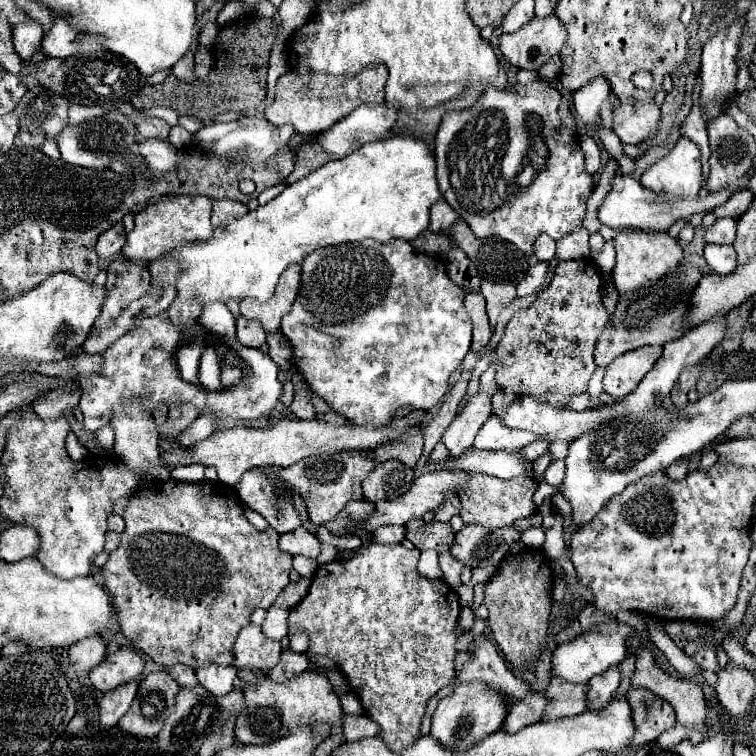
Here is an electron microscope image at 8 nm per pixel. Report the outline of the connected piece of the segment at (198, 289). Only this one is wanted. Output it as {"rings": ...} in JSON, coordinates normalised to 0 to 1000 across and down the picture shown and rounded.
{"rings":[[[520,180],[520,183],[512,183],[509,188],[507,185],[499,185],[499,188],[488,188],[488,190],[480,190],[472,201],[456,206],[454,212],[438,212],[433,217],[427,217],[425,222],[419,222],[419,228],[411,228],[406,230],[403,235],[393,238],[390,243],[382,243],[369,259],[364,259],[358,267],[343,272],[340,278],[332,278],[327,280],[321,288],[313,288],[313,291],[306,291],[300,299],[292,299],[282,307],[282,315],[279,317],[266,317],[266,320],[253,320],[253,323],[237,323],[234,328],[224,331],[221,336],[231,341],[234,347],[234,368],[231,368],[231,381],[234,381],[234,394],[261,394],[266,397],[269,402],[276,402],[276,399],[303,399],[303,397],[324,397],[324,394],[340,394],[345,399],[356,397],[364,386],[364,378],[366,378],[366,370],[372,365],[372,360],[390,349],[390,347],[401,347],[401,341],[406,336],[411,336],[414,331],[419,328],[430,328],[430,325],[438,325],[438,323],[451,323],[451,320],[475,320],[475,317],[483,317],[483,315],[493,315],[499,320],[515,320],[515,317],[522,317],[522,315],[533,315],[533,317],[546,317],[552,315],[557,307],[565,304],[567,299],[567,275],[583,262],[583,254],[578,249],[578,233],[575,233],[575,209],[573,204],[567,201],[565,190],[554,183],[546,183],[546,180]]]}

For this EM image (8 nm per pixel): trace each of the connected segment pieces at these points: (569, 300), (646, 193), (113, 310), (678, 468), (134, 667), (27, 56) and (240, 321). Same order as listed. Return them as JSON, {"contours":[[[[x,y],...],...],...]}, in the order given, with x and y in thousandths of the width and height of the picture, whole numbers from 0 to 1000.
{"contours":[[[[745,344],[737,349],[731,370],[721,384],[713,386],[710,397],[679,415],[671,426],[665,447],[655,458],[649,471],[649,484],[655,487],[655,505],[660,513],[687,516],[694,524],[702,524],[710,532],[724,532],[737,540],[747,540],[755,524],[774,519],[782,495],[787,489],[784,463],[795,437],[803,429],[803,413],[795,399],[795,362],[782,344]]],[[[816,230],[811,238],[808,238],[808,251],[803,254],[800,265],[795,267],[792,278],[790,278],[790,286],[795,291],[795,296],[800,299],[808,299],[808,302],[832,302],[832,299],[840,299],[840,302],[853,302],[853,304],[869,304],[869,307],[882,307],[882,302],[896,294],[898,288],[911,288],[917,283],[925,283],[925,280],[940,280],[946,272],[954,272],[956,267],[964,265],[967,257],[972,257],[975,251],[954,251],[954,254],[943,254],[943,257],[935,257],[933,262],[917,262],[917,265],[882,265],[880,259],[874,257],[864,257],[861,251],[851,249],[845,243],[845,238],[835,235],[835,233],[824,233],[824,230]]],[[[157,341],[149,344],[142,354],[142,394],[134,407],[134,418],[123,429],[123,439],[136,437],[139,431],[149,429],[155,418],[181,394],[192,392],[200,381],[200,365],[194,352],[187,352],[181,347]]],[[[896,608],[896,611],[890,611],[890,614],[880,622],[880,627],[882,627],[888,635],[901,635],[901,632],[906,632],[906,630],[909,630],[909,608]]],[[[157,857],[142,873],[136,873],[123,889],[118,889],[118,899],[123,907],[134,915],[149,913],[160,905],[168,905],[173,899],[181,899],[189,889],[189,870],[176,857]]],[[[49,26],[17,37],[17,61],[30,79],[41,79],[41,74],[54,63],[54,53],[57,53],[57,37]]],[[[319,418],[313,421],[313,450],[324,458],[343,460],[351,452],[351,437],[340,423],[329,423]]]]}

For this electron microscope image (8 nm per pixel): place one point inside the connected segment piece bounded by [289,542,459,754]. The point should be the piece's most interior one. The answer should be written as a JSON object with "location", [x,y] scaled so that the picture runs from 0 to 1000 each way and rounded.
{"location":[519,836]}

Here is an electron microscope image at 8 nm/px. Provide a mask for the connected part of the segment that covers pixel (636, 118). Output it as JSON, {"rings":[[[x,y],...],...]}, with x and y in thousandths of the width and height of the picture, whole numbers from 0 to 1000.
{"rings":[[[819,135],[811,153],[813,153],[811,172],[821,183],[821,188],[848,190],[869,175],[874,146],[866,135],[861,135],[861,138],[858,135],[845,135],[845,138]]]}

